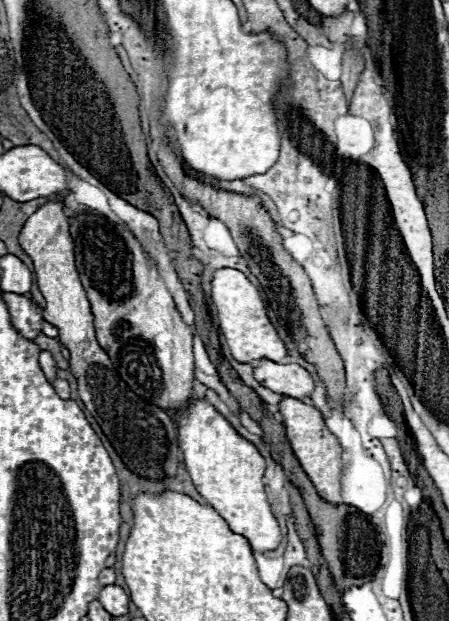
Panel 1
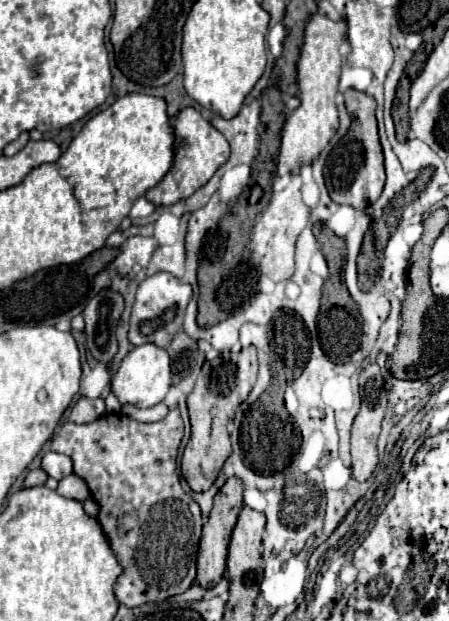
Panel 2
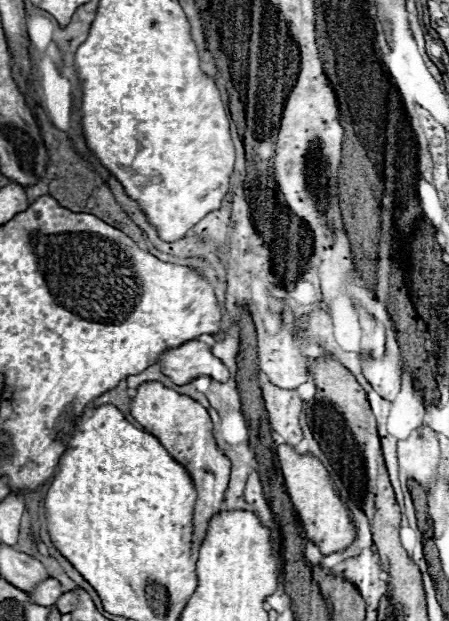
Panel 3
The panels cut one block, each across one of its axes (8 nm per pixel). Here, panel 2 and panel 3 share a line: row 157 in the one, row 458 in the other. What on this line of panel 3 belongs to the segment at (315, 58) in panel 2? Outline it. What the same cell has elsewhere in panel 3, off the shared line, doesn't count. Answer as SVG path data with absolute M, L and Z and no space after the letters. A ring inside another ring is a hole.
M280 444L278 446L278 460L280 468L286 480L286 488L290 494L290 500L300 516L300 522L304 526L304 532L310 540L314 540L320 546L320 552L324 556L344 550L348 544L352 544L356 536L356 526L350 516L348 506L340 500L340 494L334 490L328 470L322 466L322 462L312 454L298 454L294 446Z

